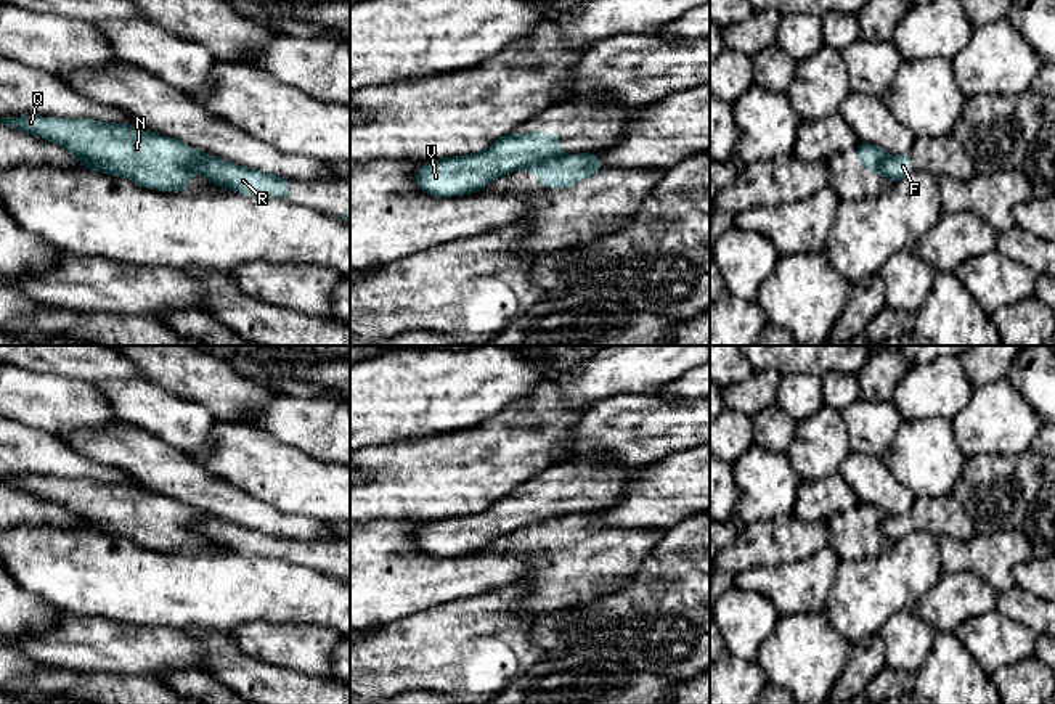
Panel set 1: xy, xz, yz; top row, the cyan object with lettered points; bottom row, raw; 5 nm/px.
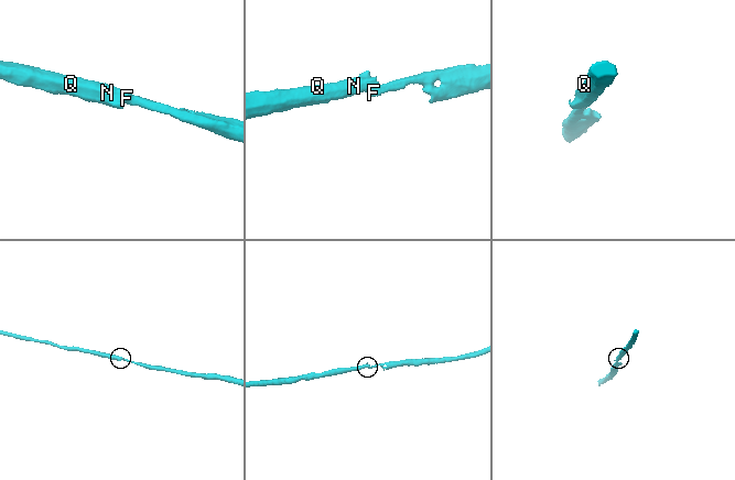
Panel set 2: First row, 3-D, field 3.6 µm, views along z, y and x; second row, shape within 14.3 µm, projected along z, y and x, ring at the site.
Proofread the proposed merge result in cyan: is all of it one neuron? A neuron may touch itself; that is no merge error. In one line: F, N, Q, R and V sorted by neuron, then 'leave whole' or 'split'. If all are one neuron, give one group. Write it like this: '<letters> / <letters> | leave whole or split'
F R / N Q V | split

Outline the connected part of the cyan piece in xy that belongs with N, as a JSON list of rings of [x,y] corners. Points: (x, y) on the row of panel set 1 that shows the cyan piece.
[[[21,116],[0,119],[0,124],[63,145],[85,169],[124,177],[157,191],[185,190],[196,174],[194,164],[209,158],[132,122]]]

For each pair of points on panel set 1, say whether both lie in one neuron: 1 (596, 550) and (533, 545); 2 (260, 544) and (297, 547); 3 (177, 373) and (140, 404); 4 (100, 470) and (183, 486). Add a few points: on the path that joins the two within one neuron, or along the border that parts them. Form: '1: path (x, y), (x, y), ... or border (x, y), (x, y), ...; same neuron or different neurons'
1: path (580, 550), (572, 550), (566, 545), (549, 545); same neuron
2: path (270, 545), (288, 547); same neuron
3: border (143, 378), (179, 396), (196, 401); different neurons
4: border (95, 462), (122, 470), (135, 482); different neurons

